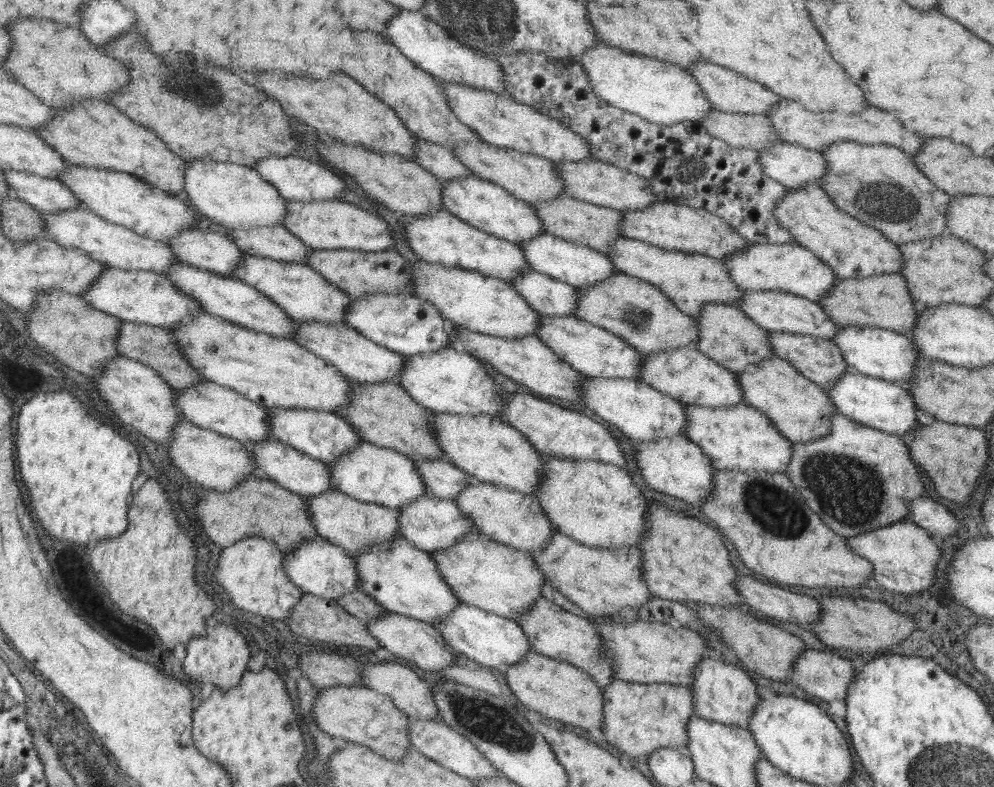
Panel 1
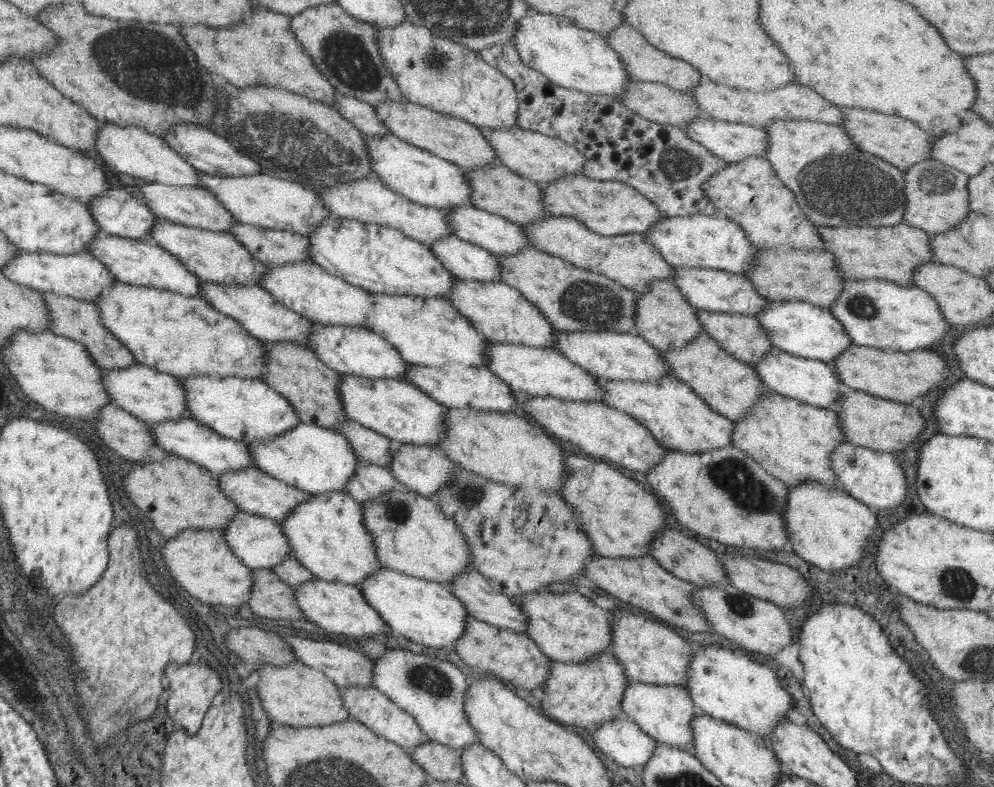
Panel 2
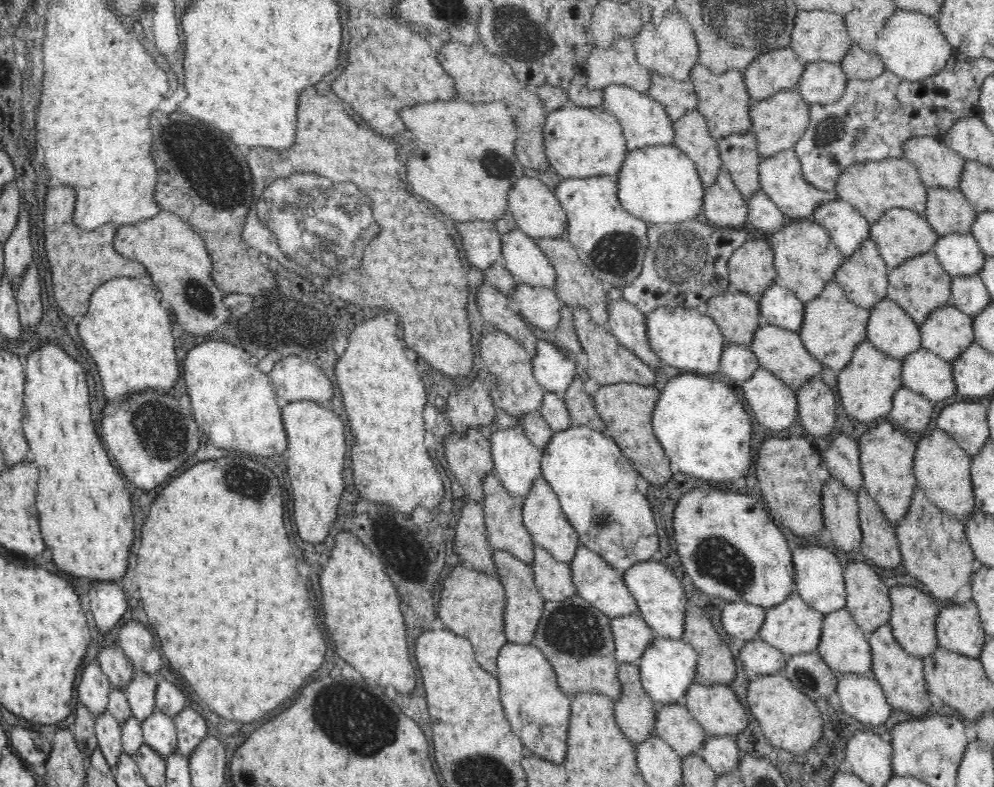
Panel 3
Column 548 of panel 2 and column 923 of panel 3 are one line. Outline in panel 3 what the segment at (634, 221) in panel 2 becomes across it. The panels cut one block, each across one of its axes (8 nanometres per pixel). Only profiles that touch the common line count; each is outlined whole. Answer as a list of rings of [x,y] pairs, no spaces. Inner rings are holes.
[[[886,157],[881,161],[868,161],[847,167],[839,174],[835,184],[839,198],[859,210],[871,225],[886,209],[905,208],[924,214],[927,189],[916,168],[905,157]]]

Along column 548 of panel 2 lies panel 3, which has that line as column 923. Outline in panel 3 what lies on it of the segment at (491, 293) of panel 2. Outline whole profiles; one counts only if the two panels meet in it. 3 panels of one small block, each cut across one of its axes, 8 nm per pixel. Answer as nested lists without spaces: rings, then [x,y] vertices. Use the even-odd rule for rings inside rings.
[[[950,304],[936,308],[920,324],[921,346],[953,363],[975,341],[972,320]]]

